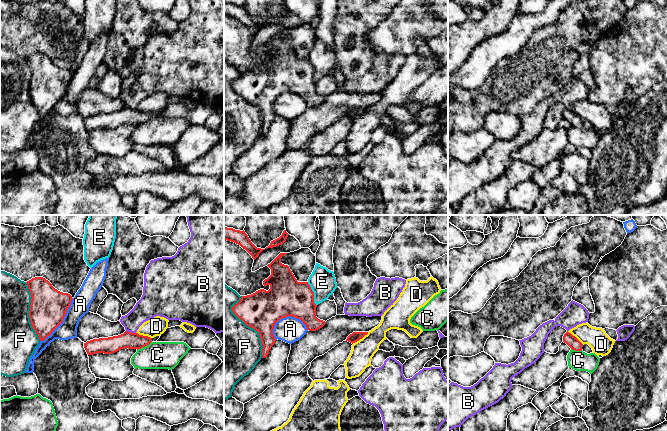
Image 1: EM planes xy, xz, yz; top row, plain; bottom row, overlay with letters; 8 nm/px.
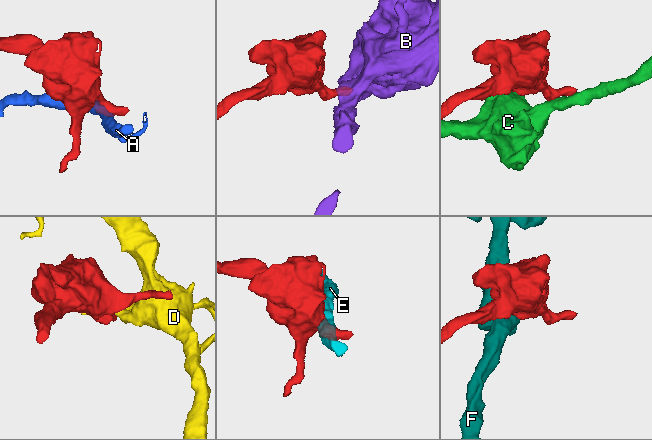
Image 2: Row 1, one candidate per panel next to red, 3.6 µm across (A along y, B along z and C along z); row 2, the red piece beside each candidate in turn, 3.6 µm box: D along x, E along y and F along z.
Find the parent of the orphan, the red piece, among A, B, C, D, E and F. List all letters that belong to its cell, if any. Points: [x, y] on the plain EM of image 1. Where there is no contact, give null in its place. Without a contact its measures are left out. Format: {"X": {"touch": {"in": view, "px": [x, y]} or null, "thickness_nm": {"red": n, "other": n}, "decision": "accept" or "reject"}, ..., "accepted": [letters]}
{"A": {"touch": {"in": "xz", "px": [287, 92]}, "thickness_nm": {"red": 300, "other": 200}, "decision": "reject"}, "B": {"touch": {"in": "xy", "px": [130, 108]}, "thickness_nm": {"red": 130, "other": 190}, "decision": "reject"}, "C": {"touch": {"in": "xy", "px": [144, 122]}, "thickness_nm": {"red": 130, "other": 220}, "decision": "reject"}, "D": {"touch": {"in": "xz", "px": [360, 114]}, "thickness_nm": {"red": 80, "other": 180}, "decision": "reject"}, "E": {"touch": {"in": "xz", "px": [313, 70]}, "thickness_nm": {"red": 300, "other": 220}, "decision": "reject"}, "F": {"touch": {"in": "xz", "px": [250, 102]}, "thickness_nm": {"red": 300, "other": 480}, "decision": "reject"}, "accepted": []}

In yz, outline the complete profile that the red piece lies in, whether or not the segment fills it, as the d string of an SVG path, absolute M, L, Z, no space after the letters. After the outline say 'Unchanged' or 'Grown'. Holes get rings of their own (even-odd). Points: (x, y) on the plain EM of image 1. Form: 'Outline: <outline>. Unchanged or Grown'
Outline: M568 107L563 112L563 118L566 119L572 126L583 127L587 130L593 129L592 124L588 120L582 120L575 112Z. Grown

